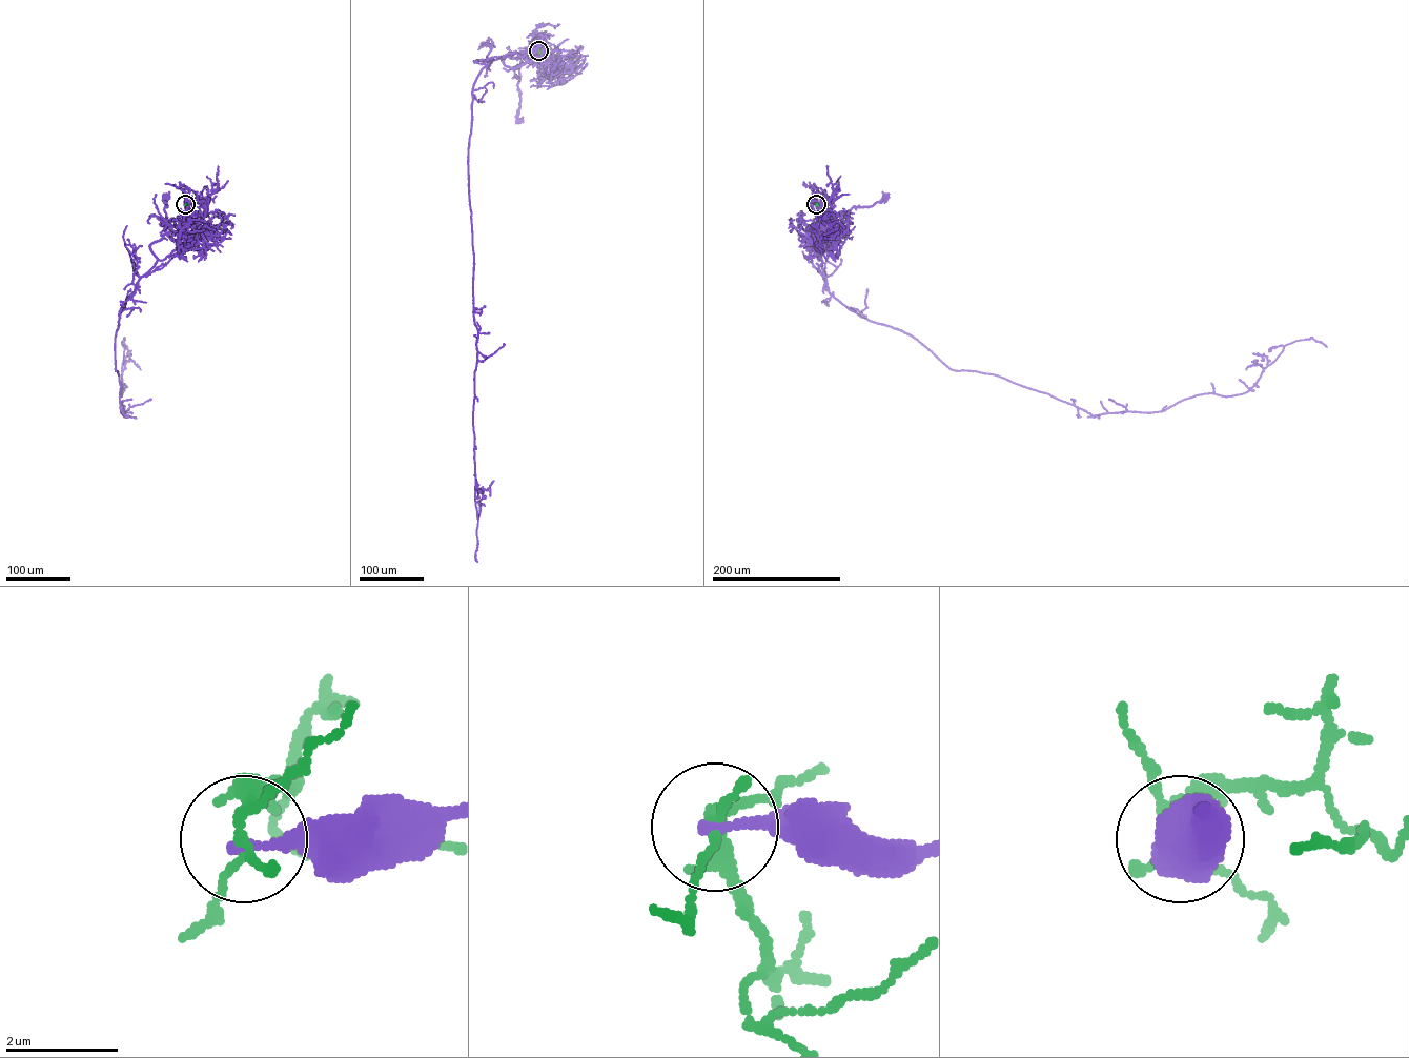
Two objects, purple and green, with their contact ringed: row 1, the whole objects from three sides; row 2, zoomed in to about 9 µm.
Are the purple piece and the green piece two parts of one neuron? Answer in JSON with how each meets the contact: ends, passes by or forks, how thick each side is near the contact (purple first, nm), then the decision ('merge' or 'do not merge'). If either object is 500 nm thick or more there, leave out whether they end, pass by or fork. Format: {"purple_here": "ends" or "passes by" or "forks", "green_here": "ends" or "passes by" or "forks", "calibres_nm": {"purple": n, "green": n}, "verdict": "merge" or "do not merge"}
{"purple_here": "ends", "green_here": "forks", "calibres_nm": {"purple": 190, "green": 170}, "verdict": "do not merge"}

